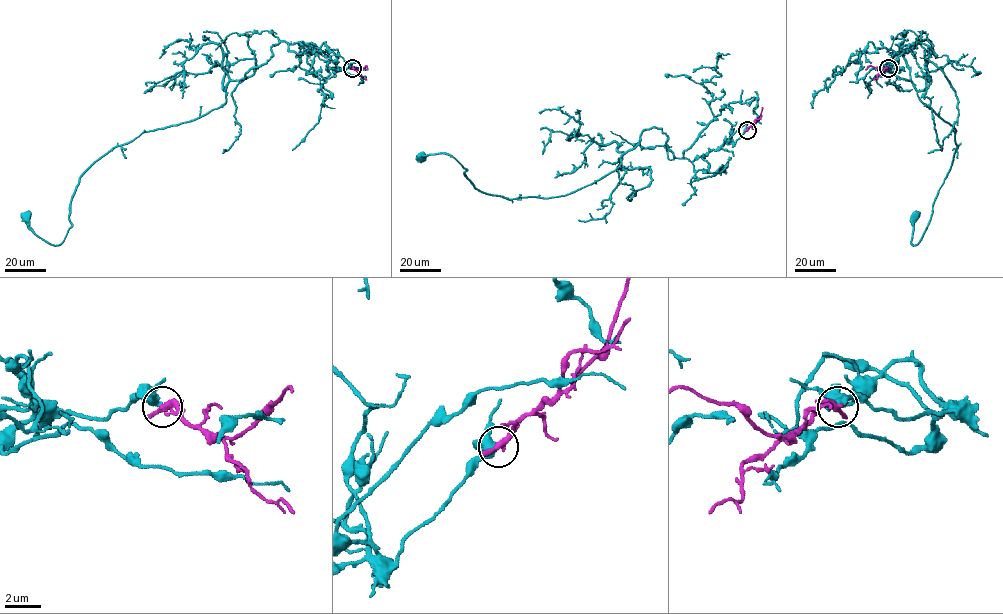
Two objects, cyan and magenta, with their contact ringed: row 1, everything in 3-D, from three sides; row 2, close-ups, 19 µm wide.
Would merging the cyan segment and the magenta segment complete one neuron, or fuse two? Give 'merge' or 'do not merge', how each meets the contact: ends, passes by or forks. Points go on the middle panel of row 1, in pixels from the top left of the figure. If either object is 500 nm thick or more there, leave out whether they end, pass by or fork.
do not merge; cyan forks there; magenta ends there

